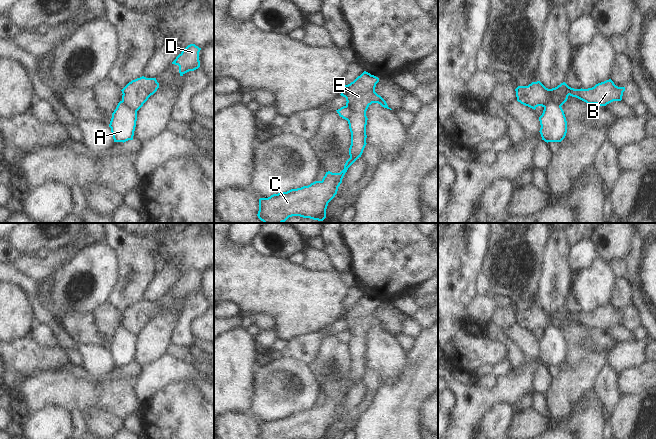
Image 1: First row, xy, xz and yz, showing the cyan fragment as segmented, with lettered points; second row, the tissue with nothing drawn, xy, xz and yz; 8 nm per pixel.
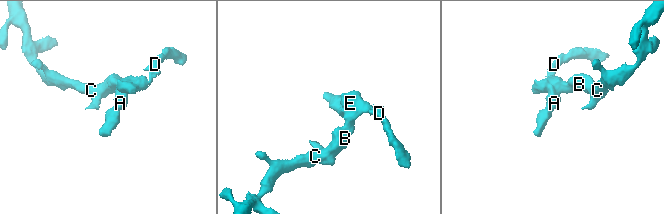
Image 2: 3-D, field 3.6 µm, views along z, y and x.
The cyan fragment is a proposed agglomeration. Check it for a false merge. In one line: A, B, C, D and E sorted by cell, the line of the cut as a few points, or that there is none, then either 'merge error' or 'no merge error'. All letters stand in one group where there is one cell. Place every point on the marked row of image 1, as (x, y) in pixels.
groups A / B C D E; cut yz (544, 105), (549, 100), (553, 100), (560, 106); merge error

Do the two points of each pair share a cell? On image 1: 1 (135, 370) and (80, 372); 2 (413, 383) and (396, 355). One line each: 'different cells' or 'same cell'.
1: same cell
2: different cells

